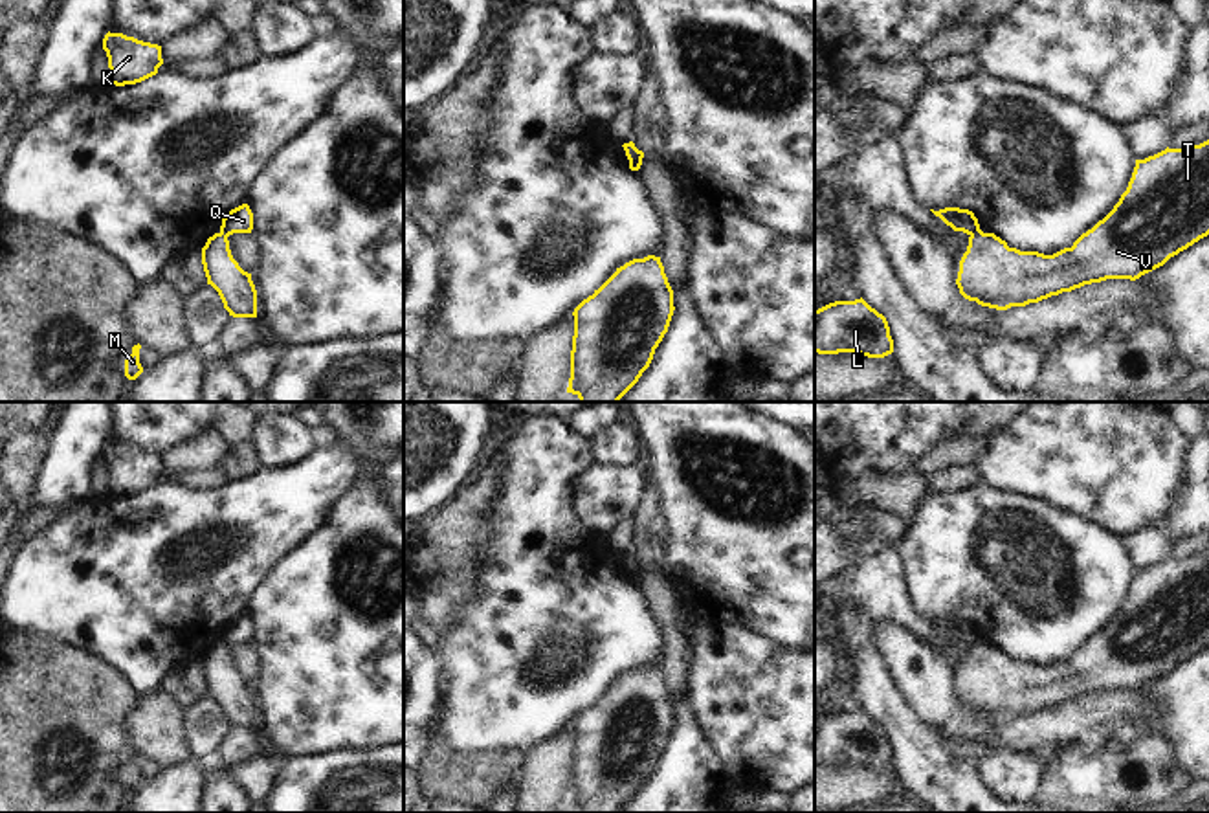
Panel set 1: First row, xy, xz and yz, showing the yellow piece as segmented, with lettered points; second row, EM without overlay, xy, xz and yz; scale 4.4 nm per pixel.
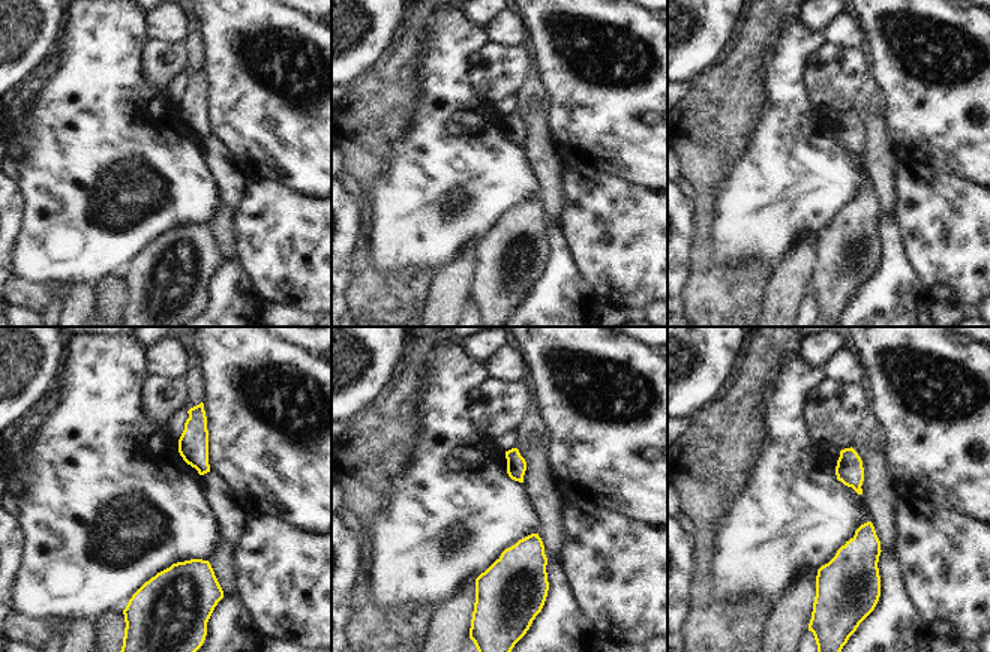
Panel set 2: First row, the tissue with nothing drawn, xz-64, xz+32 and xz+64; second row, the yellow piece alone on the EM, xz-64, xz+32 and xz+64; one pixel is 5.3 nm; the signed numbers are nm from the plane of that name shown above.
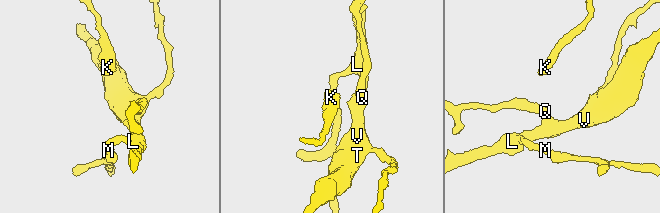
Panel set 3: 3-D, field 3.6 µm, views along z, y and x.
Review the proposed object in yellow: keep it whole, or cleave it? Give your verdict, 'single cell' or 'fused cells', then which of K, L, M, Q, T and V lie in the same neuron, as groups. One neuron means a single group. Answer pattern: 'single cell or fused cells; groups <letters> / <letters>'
fused cells; groups K Q / L M T V

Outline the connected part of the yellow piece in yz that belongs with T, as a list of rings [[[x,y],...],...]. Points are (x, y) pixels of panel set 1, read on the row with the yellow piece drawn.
[[[1209,139],[1185,149],[1165,149],[1136,160],[1132,178],[1114,209],[1071,248],[1053,255],[1009,248],[994,233],[969,237],[959,261],[959,294],[982,306],[1007,310],[1106,279],[1130,279],[1163,266],[1170,257],[1209,235]]]

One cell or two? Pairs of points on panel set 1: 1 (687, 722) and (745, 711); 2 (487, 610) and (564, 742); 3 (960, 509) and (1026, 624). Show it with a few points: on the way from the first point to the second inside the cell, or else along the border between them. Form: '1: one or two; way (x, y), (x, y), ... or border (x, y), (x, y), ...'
1: two; border (687, 701), (718, 757)
2: two; border (571, 723), (532, 746), (521, 757)
3: one; way (960, 538), (973, 566), (1000, 595)

